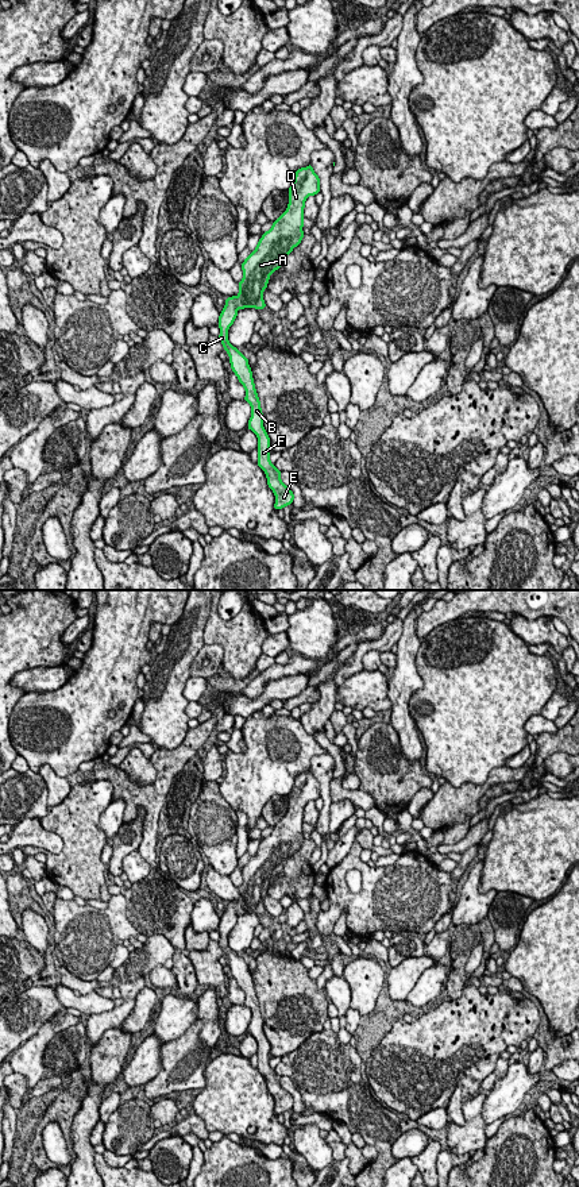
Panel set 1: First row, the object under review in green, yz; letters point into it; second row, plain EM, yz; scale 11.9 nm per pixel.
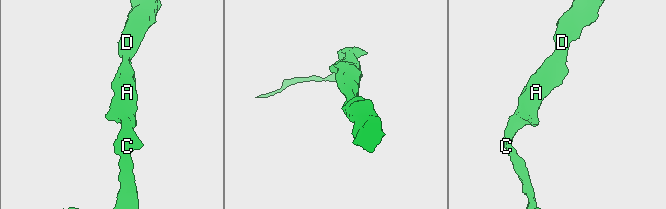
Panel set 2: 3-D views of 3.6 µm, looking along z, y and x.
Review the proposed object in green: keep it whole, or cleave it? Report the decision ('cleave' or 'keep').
keep

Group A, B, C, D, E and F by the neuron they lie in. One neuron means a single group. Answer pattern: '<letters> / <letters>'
A B C D E F

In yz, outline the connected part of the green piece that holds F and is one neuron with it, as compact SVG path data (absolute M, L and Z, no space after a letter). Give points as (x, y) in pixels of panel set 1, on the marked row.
M312 163L296 172L289 188L286 211L273 221L273 227L259 239L255 250L242 263L243 278L239 282L239 294L225 298L219 316L220 335L224 351L229 355L231 369L246 390L244 401L251 405L251 417L247 428L258 438L258 466L265 471L267 485L275 496L275 510L293 504L293 492L281 481L281 470L270 462L270 438L263 427L263 413L255 389L248 359L228 340L228 329L233 324L238 311L244 308L265 309L263 290L267 288L270 274L278 270L286 257L297 247L304 235L304 208L306 199L320 193L320 178Z

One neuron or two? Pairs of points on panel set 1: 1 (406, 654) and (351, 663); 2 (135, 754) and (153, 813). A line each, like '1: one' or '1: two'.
1: two
2: two

